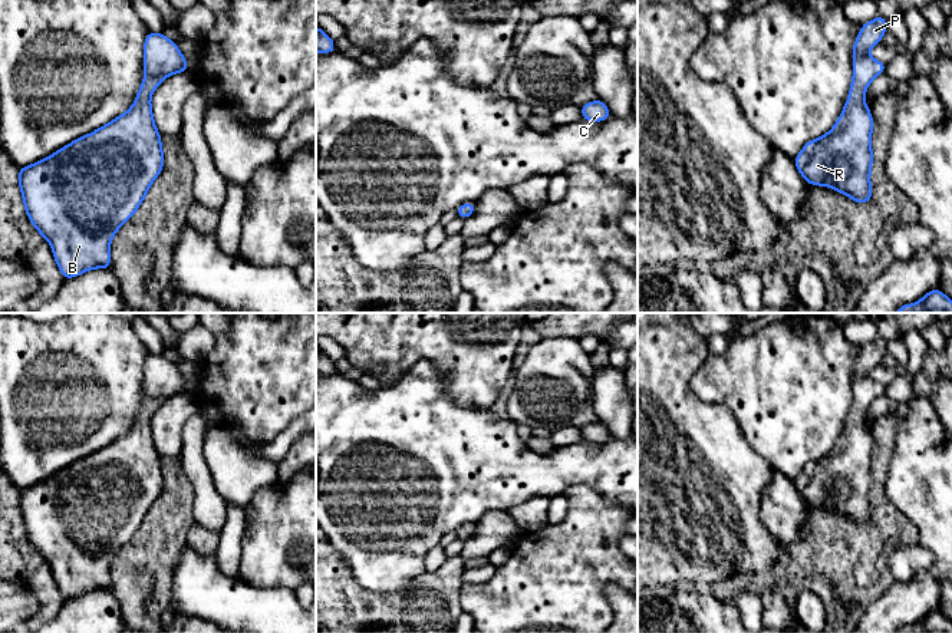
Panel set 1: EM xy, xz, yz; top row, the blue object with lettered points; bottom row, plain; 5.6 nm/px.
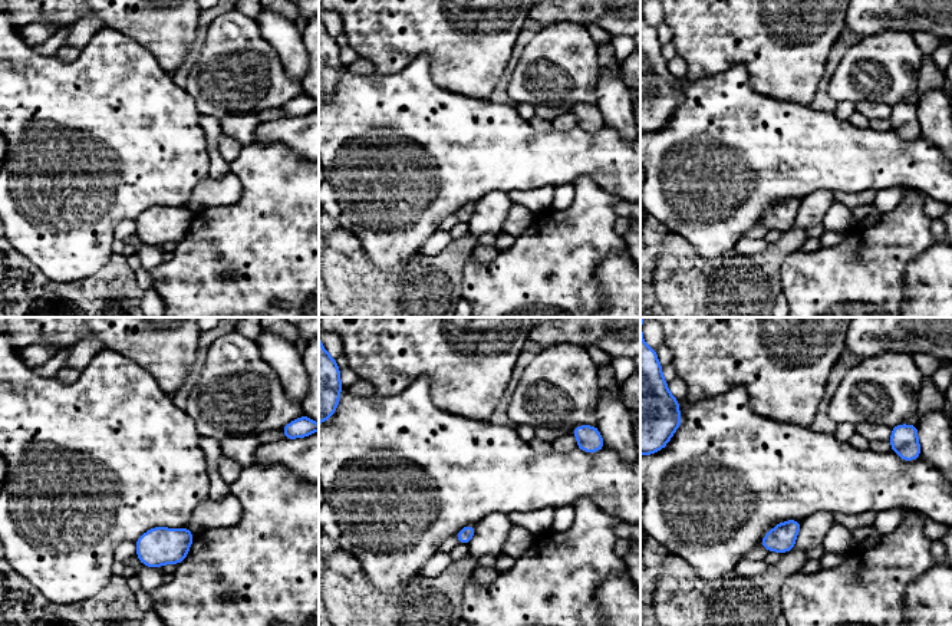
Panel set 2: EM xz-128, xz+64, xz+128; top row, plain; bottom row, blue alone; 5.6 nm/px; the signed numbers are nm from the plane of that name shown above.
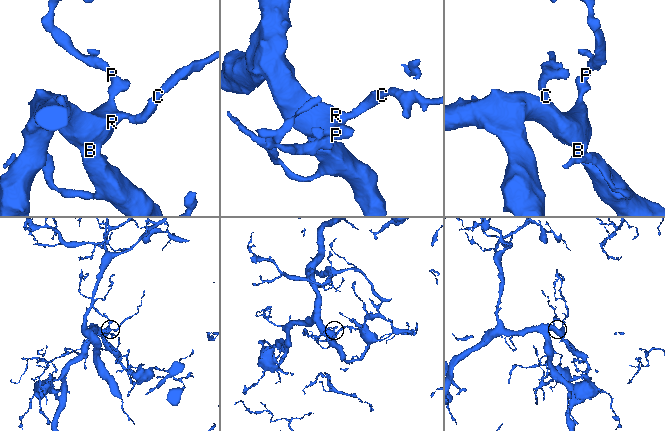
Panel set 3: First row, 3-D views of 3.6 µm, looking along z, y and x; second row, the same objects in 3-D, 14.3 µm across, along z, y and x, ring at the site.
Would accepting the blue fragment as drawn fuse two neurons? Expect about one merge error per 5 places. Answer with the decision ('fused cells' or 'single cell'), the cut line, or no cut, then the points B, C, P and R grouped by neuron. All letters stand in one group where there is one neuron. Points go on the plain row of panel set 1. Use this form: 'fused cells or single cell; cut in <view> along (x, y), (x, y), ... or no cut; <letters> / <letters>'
single cell; no cut; B C P R

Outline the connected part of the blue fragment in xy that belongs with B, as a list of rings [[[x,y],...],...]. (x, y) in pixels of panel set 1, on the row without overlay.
[[[149,353],[144,363],[145,400],[132,428],[53,477],[19,489],[26,535],[50,564],[65,601],[88,591],[111,590],[109,567],[115,554],[138,533],[164,489],[161,455],[155,449],[151,431],[152,413],[165,399],[187,392],[188,383],[177,366],[161,353]]]

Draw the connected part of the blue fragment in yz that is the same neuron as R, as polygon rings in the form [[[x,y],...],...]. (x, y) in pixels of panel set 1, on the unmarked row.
[[[882,337],[862,347],[853,367],[853,402],[843,433],[830,454],[818,461],[808,462],[794,479],[795,488],[806,504],[831,508],[834,512],[846,515],[851,522],[859,525],[870,524],[873,514],[870,507],[873,439],[864,423],[864,413],[879,395],[886,393],[886,385],[874,382],[869,373],[880,365],[886,352],[887,342]]]

